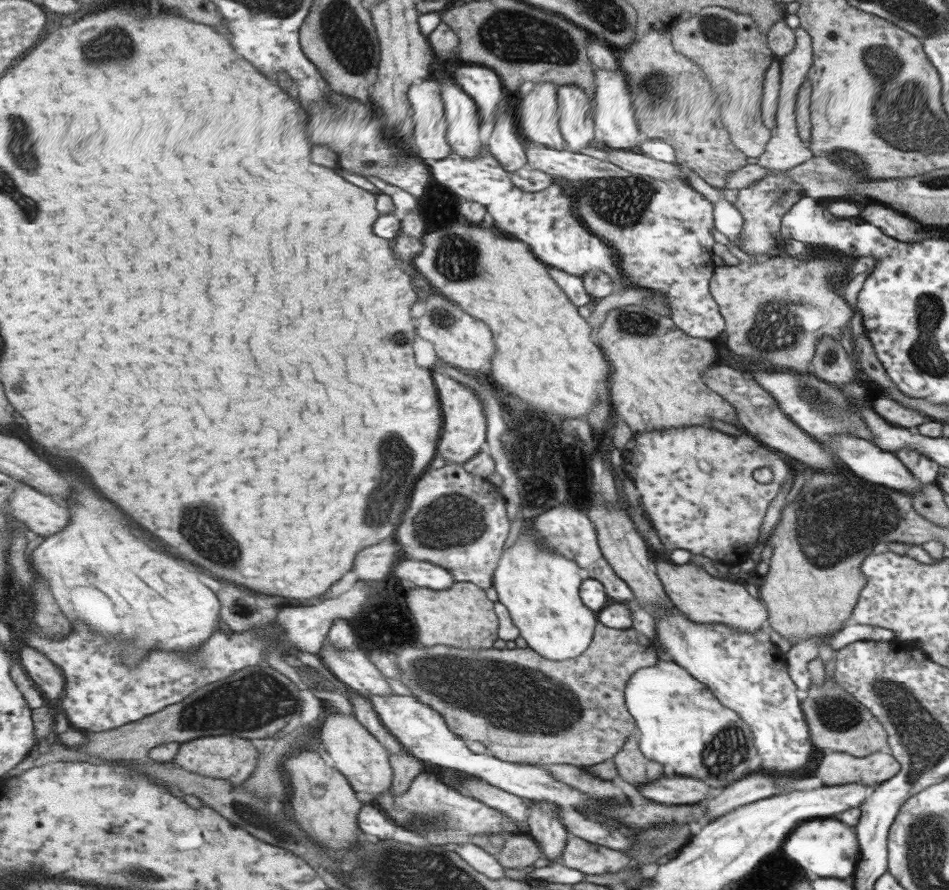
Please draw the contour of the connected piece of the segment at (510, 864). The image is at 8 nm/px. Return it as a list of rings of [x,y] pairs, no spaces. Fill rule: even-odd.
[[[528,835],[505,836],[503,846],[495,855],[495,860],[502,868],[522,870],[525,866],[531,866],[542,856],[536,842]]]

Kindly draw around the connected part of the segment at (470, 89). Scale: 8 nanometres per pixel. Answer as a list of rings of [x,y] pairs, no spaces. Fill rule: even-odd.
[[[479,65],[459,66],[453,72],[453,80],[475,102],[479,116],[479,138],[486,145],[498,105],[503,102],[504,89],[497,74]]]

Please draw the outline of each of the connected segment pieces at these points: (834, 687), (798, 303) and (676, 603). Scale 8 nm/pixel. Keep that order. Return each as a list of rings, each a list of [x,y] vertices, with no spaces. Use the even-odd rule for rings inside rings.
[[[833,674],[824,678],[822,684],[810,684],[802,700],[802,709],[810,727],[811,740],[823,751],[845,752],[853,757],[862,758],[873,752],[887,752],[889,738],[879,720],[849,696],[833,678]]]
[[[782,243],[770,254],[749,254],[749,260],[753,261],[741,260],[737,266],[716,267],[714,276],[710,277],[710,296],[714,297],[718,312],[726,319],[723,336],[727,350],[772,370],[808,372],[819,340],[828,337],[839,343],[841,330],[851,329],[851,320],[855,320],[856,305],[841,292],[842,286],[849,281],[845,260],[835,252],[818,250],[811,250],[809,258],[805,254],[790,256]],[[785,320],[789,320],[787,324],[793,324],[793,328],[785,328]]]
[[[657,560],[655,574],[662,584],[664,593],[670,599],[672,606],[679,613],[697,624],[725,624],[739,632],[755,632],[767,620],[767,612],[759,600],[749,596],[743,586],[736,582],[725,582],[711,578],[701,568],[693,566],[675,566],[665,560]]]

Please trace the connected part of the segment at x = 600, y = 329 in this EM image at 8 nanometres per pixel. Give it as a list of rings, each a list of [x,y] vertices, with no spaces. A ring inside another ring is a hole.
[[[621,306],[611,310],[594,329],[596,340],[607,354],[613,373],[609,378],[612,417],[623,420],[632,433],[669,430],[679,426],[707,426],[711,420],[721,420],[738,427],[736,410],[722,396],[707,387],[703,380],[703,372],[715,362],[715,350],[711,342],[686,336],[670,317],[659,316],[641,306]]]

